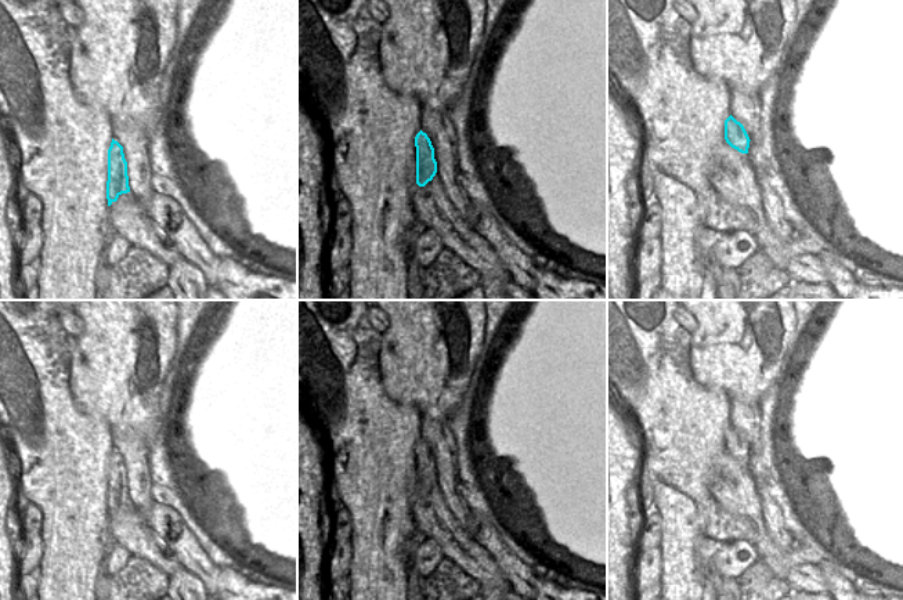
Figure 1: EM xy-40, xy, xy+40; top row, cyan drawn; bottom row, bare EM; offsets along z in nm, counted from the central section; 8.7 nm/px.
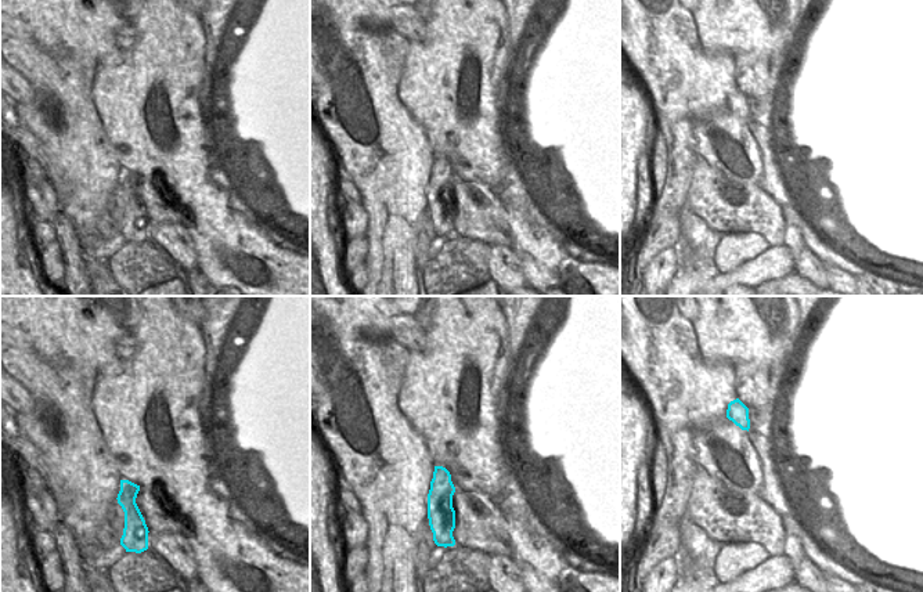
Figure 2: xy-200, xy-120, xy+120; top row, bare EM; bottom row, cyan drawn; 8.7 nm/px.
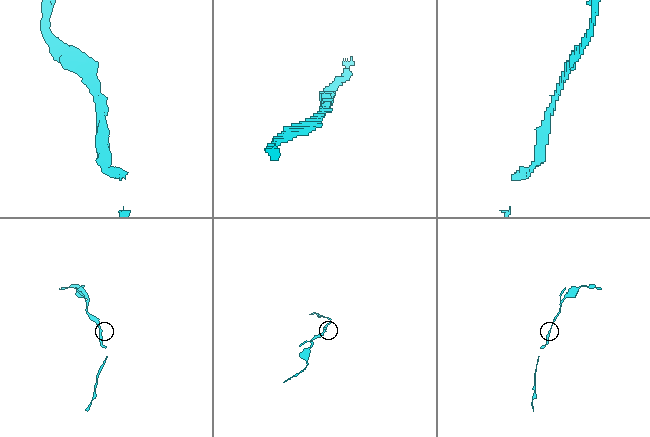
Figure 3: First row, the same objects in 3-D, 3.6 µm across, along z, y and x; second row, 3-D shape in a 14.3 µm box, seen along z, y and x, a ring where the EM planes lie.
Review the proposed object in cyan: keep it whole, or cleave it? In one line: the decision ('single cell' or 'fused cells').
single cell

